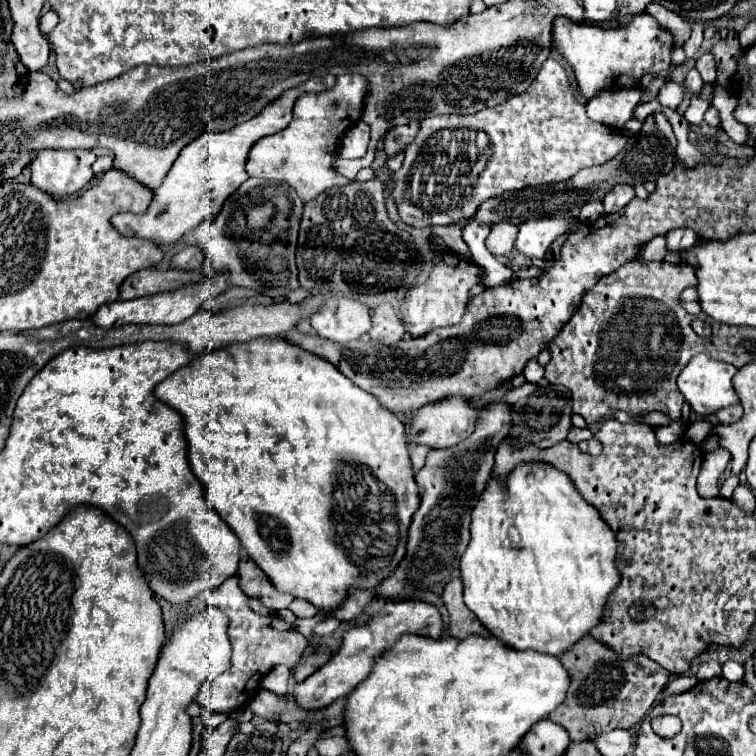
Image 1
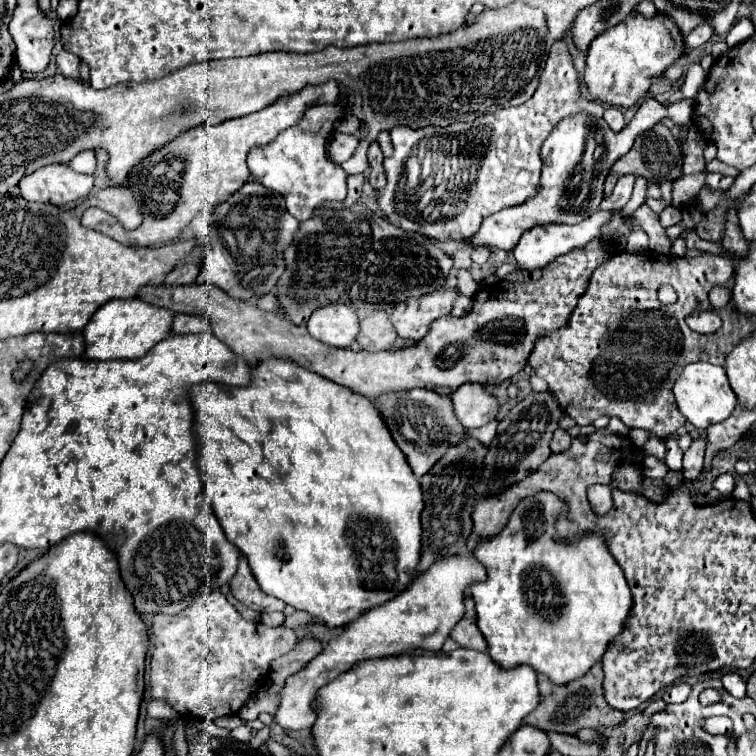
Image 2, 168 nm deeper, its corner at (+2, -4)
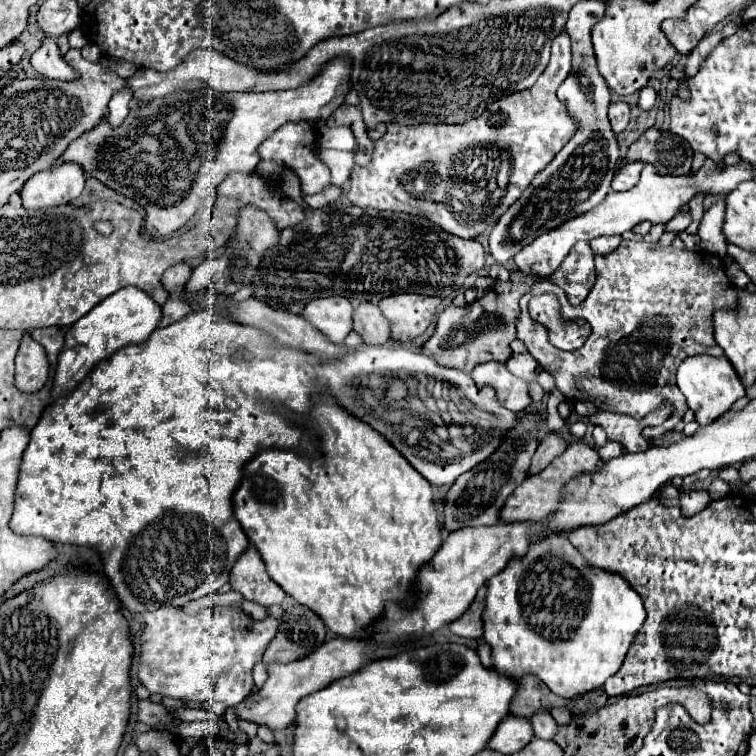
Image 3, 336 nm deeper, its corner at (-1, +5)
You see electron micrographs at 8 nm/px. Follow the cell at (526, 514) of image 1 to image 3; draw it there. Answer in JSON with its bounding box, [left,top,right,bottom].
[483,535,645,699]

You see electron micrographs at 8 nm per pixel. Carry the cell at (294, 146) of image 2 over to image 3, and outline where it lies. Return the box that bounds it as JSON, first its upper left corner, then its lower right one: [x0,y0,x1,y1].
[259,123,331,195]

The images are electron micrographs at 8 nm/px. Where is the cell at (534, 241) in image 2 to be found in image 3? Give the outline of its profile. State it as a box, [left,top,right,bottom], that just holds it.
[513,159,751,277]

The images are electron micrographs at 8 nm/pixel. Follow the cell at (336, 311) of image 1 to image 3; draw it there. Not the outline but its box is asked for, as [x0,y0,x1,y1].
[303,297,353,343]

